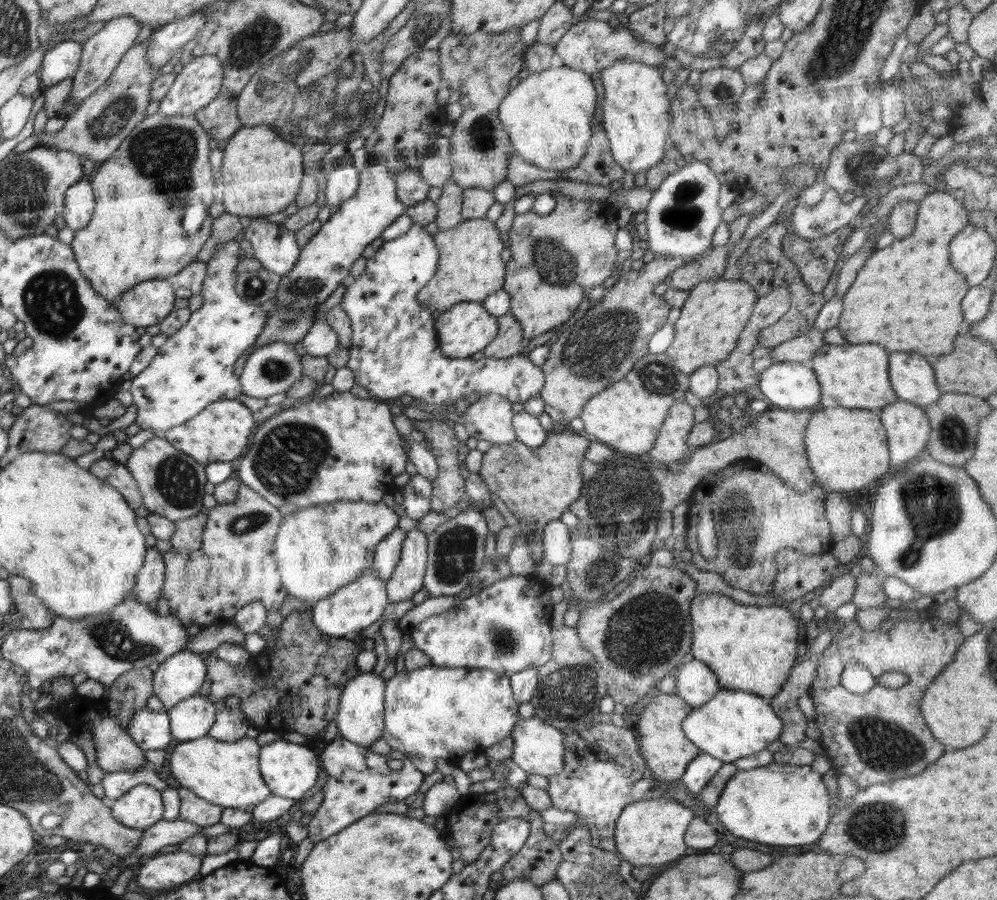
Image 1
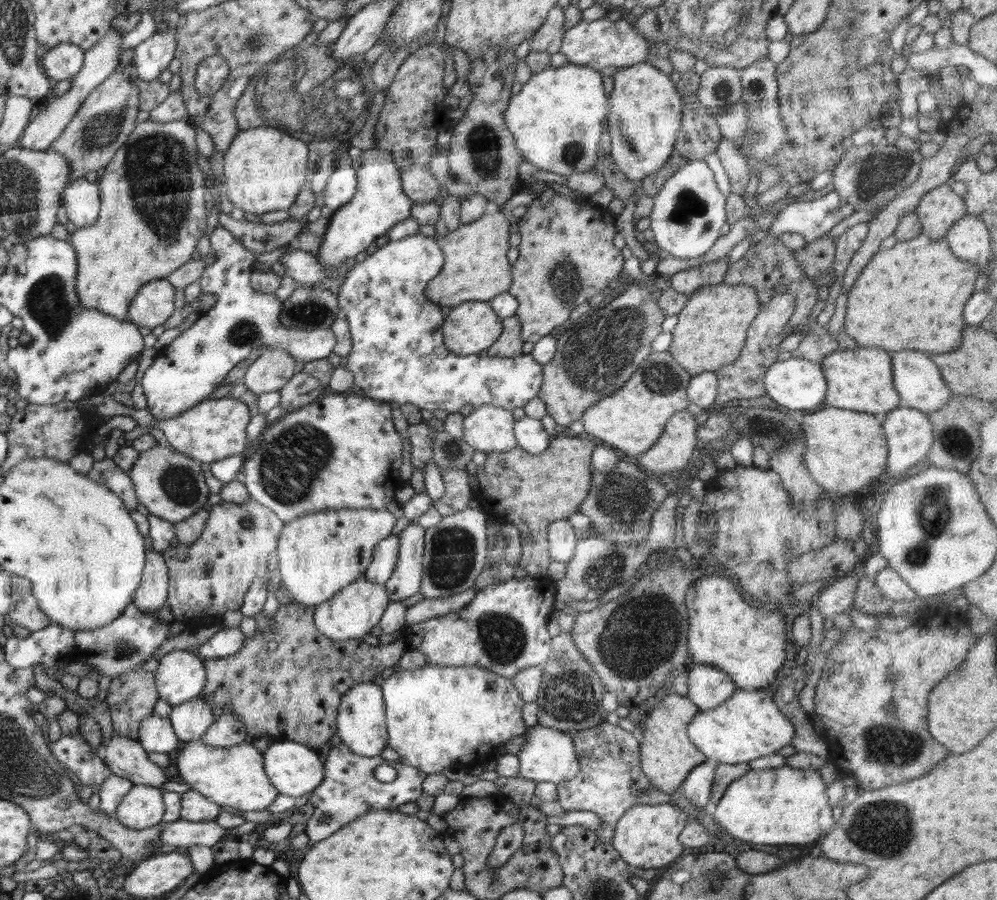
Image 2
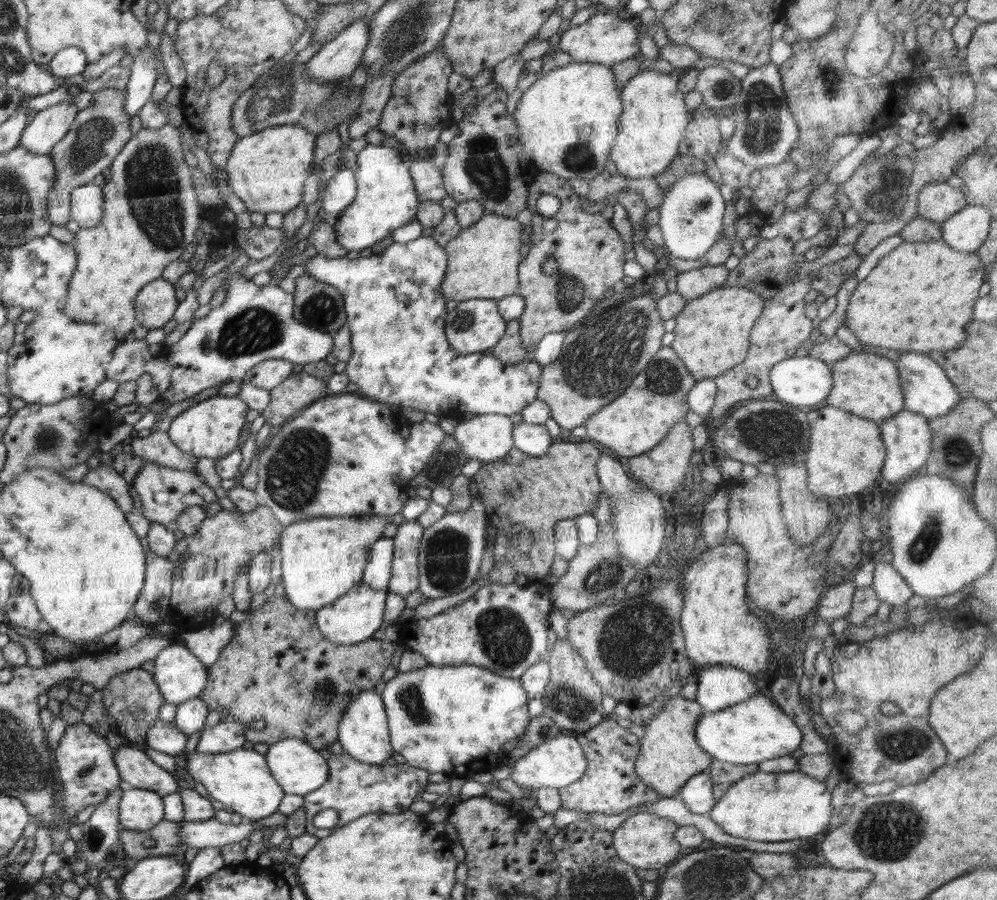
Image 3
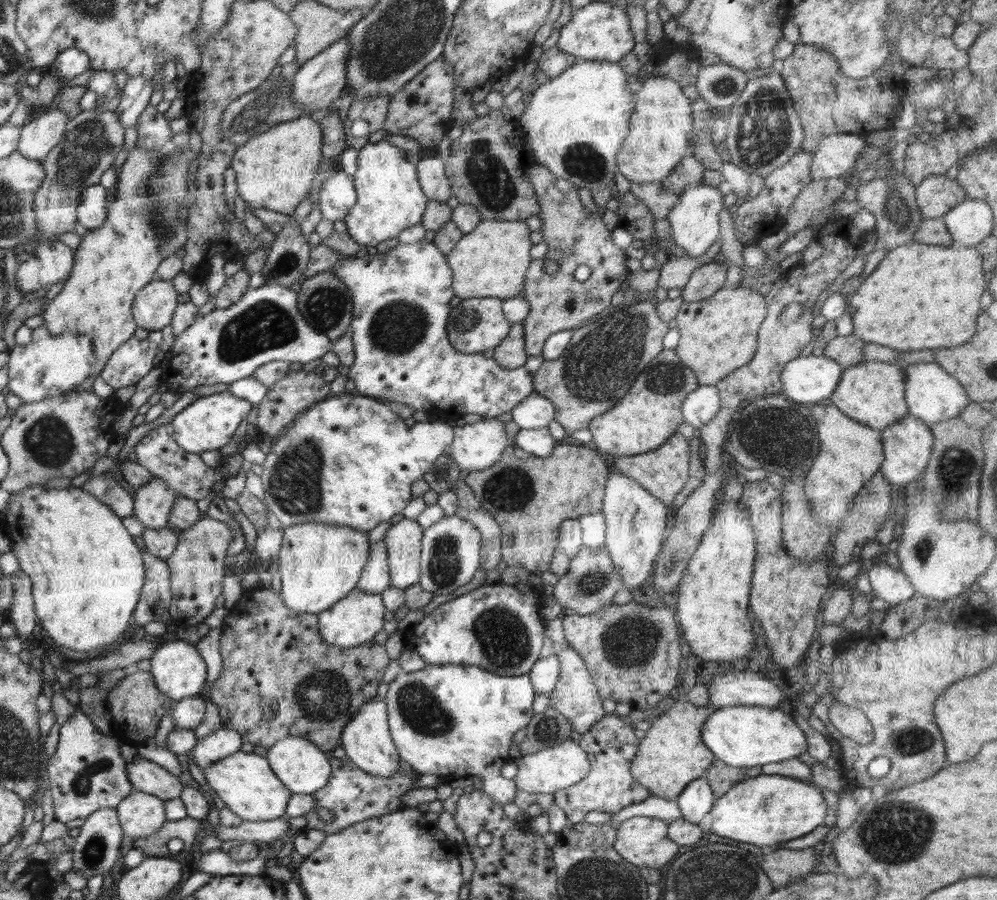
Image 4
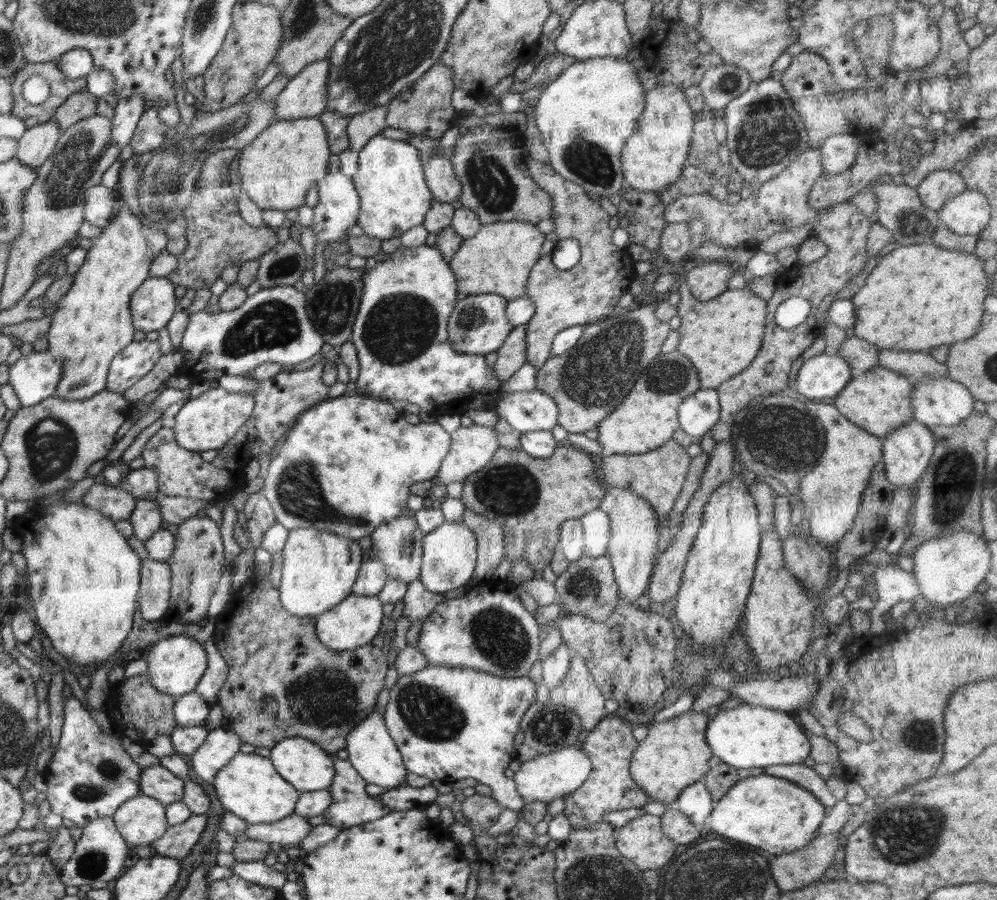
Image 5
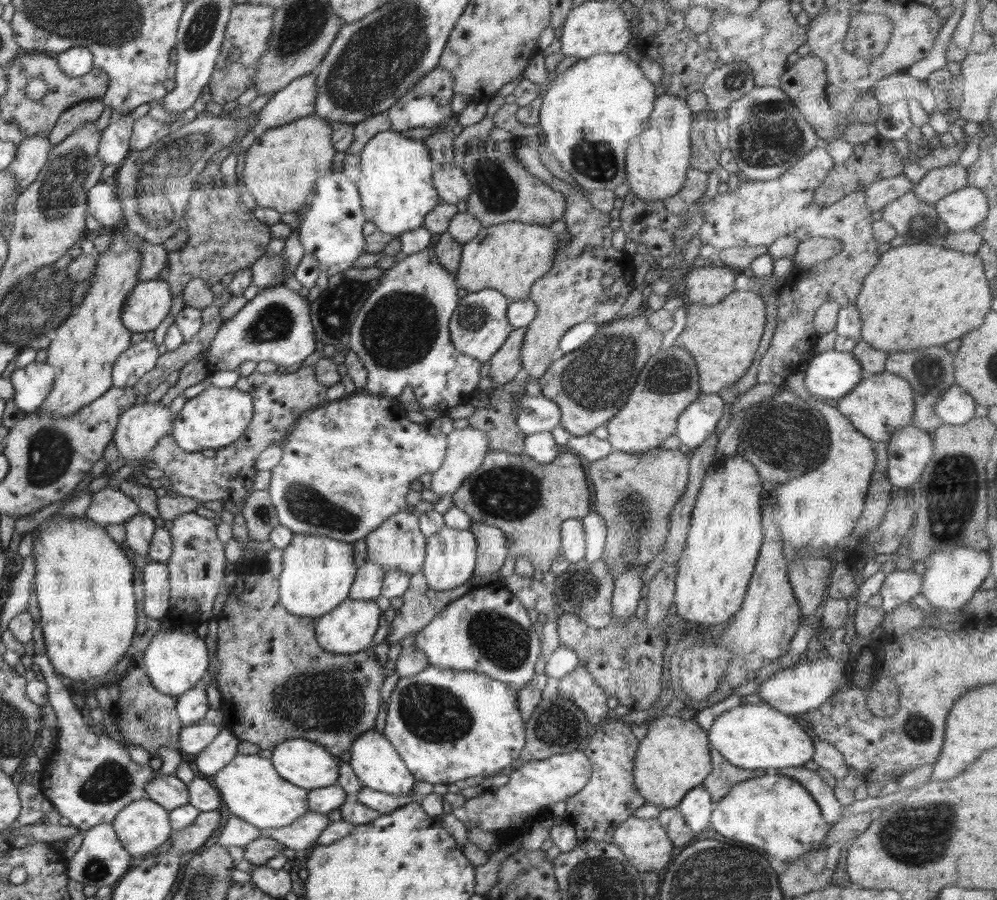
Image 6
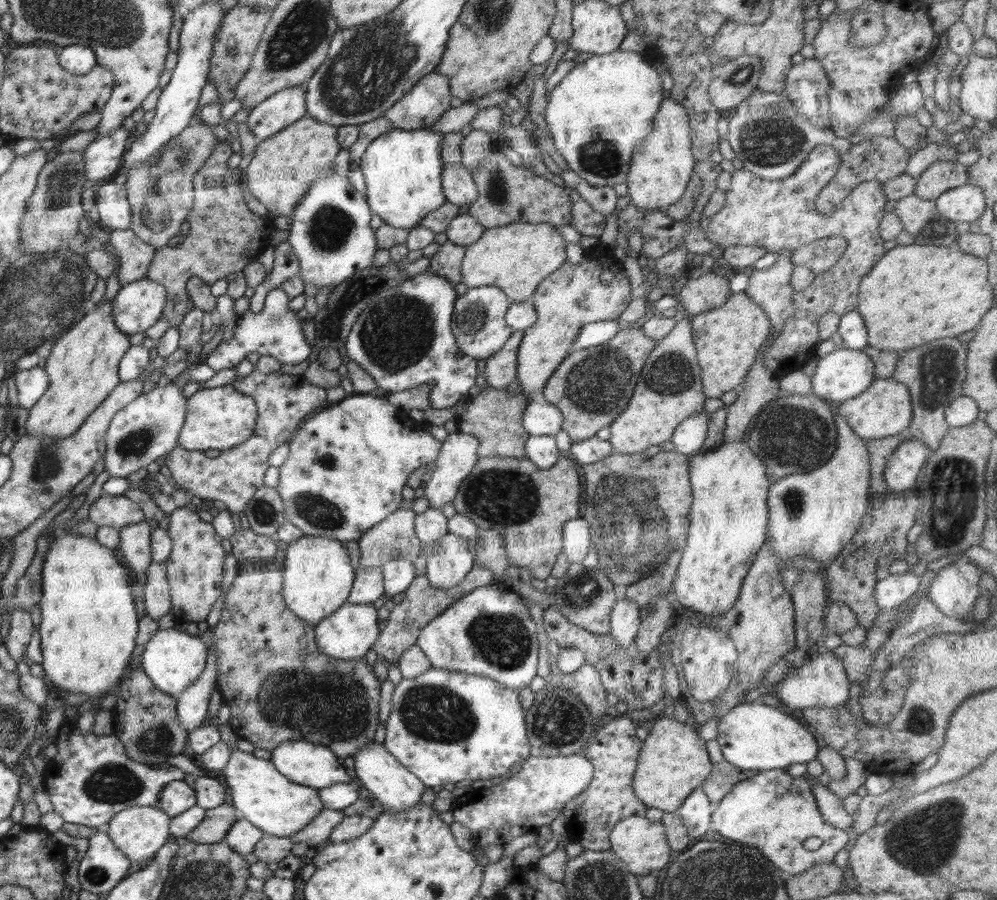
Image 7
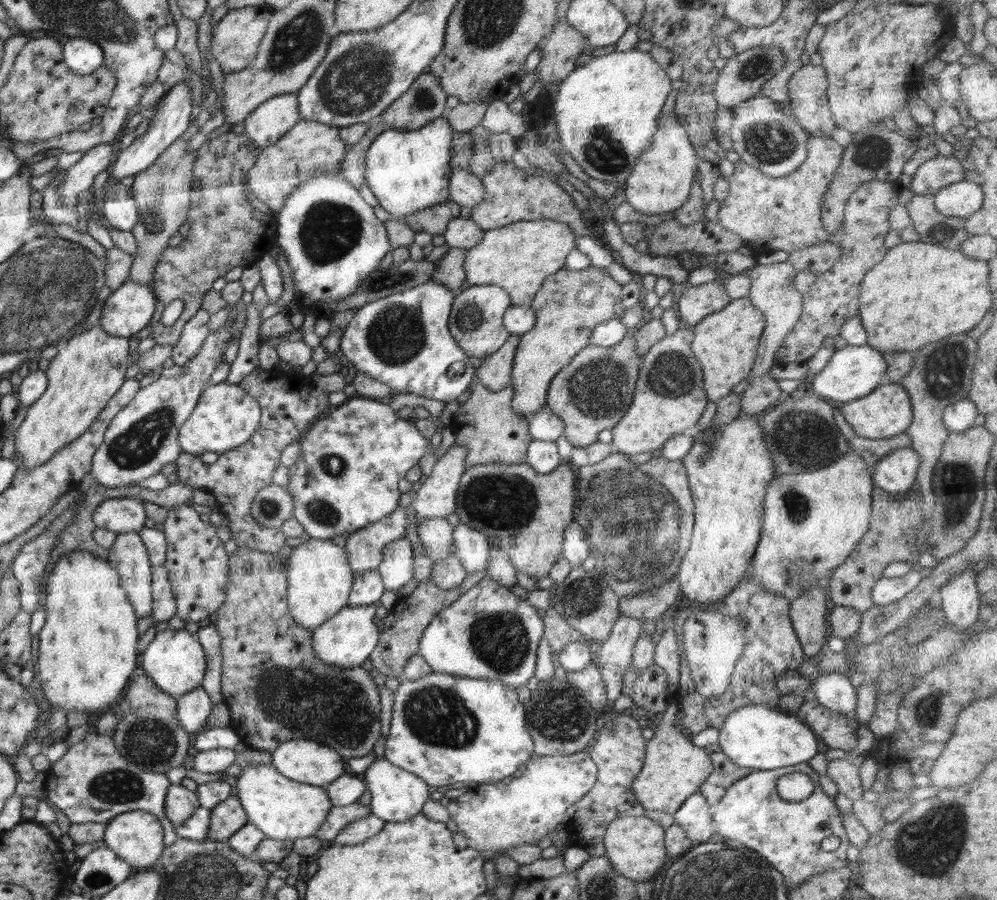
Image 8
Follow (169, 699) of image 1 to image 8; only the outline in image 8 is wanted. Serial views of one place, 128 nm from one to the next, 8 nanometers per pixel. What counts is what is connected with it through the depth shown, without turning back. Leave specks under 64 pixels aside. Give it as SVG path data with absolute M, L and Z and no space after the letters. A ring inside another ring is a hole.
M166 629L157 632L146 650L142 653L141 671L148 675L162 692L180 697L193 688L200 687L206 674L207 660L204 649L195 634L186 629Z

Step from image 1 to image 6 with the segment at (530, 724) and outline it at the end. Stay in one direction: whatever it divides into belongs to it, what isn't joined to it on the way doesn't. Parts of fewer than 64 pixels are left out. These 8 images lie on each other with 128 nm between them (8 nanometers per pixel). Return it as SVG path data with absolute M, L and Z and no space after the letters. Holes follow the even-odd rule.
M583 751L552 755L544 760L531 760L514 769L508 783L493 790L484 790L481 795L468 799L460 808L453 810L453 816L467 827L492 831L499 840L504 832L522 838L534 824L540 824L552 817L551 807L556 802L566 801L580 792L592 774L592 765Z

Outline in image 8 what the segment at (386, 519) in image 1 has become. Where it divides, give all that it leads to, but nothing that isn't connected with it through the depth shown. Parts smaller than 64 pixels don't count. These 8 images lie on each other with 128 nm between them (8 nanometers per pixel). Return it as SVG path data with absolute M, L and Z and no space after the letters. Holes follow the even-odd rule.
M308 539L292 549L287 560L287 608L289 616L300 627L314 630L348 605L354 573L351 571L346 549L332 543L331 539Z

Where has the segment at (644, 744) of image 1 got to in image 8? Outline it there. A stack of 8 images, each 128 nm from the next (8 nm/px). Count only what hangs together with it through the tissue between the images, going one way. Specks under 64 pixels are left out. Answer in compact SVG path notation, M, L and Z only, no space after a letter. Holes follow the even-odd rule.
M672 704L660 715L655 734L645 746L644 764L632 785L633 793L645 811L673 815L689 796L698 792L713 771L712 761L706 751L694 745L691 736L675 725L678 710L679 707Z

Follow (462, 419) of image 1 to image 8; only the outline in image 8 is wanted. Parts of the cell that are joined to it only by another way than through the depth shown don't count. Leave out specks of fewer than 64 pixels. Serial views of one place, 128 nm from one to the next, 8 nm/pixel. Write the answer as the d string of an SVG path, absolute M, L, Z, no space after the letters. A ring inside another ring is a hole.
M452 445L438 459L430 476L416 486L416 499L411 506L415 518L446 518L456 510L456 493L465 472L464 462L468 449L464 445Z

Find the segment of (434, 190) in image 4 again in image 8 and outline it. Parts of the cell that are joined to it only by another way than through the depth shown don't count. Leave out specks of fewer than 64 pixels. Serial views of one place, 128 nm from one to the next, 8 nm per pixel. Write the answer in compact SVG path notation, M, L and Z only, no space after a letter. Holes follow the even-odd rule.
M456 169L451 171L448 183L448 200L461 206L476 206L483 201L485 190L480 178L469 170Z

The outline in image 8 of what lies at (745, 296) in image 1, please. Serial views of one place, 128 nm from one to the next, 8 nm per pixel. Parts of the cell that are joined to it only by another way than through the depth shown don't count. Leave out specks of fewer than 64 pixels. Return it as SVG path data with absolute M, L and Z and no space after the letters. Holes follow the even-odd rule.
M747 296L731 300L722 310L694 325L691 350L702 366L703 385L710 402L729 396L734 386L750 376L764 328L764 315Z

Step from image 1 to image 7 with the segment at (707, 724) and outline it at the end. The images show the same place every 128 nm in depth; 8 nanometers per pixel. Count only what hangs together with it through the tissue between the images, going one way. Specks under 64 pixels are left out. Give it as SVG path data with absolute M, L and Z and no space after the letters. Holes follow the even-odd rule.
M752 702L738 704L718 722L716 742L721 748L724 758L740 768L756 768L756 770L784 769L790 764L802 764L816 758L820 747L816 739L792 714L772 705Z

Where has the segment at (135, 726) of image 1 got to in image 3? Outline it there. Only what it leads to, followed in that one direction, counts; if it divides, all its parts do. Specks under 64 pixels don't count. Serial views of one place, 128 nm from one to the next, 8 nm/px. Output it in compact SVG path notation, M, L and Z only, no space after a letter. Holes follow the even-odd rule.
M160 719L153 722L145 738L145 744L152 750L171 755L184 751L186 742L188 742L188 735L180 732L174 723L167 723Z

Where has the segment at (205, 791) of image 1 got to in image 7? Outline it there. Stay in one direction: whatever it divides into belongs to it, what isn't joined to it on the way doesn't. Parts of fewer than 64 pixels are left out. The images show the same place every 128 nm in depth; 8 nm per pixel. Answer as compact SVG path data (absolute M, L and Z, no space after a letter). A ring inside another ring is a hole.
M229 724L220 726L220 740L232 748L229 761L222 770L226 786L230 788L236 819L248 820L272 836L291 837L300 832L325 809L316 788L296 784L276 770L270 759L258 758L253 753L239 750L238 736Z

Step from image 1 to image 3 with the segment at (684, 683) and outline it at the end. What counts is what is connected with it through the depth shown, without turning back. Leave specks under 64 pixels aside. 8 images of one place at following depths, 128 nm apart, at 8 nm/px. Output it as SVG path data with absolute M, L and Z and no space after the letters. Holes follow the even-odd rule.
M730 665L696 670L694 680L697 683L695 701L710 713L762 693L751 674Z

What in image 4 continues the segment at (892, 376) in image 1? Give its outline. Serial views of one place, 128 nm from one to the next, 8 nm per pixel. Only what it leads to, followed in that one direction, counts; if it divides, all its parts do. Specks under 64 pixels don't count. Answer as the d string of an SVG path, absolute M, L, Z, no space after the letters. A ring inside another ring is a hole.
M934 362L910 364L903 369L906 372L905 401L909 408L909 414L922 419L926 424L954 418L971 402L960 382Z

